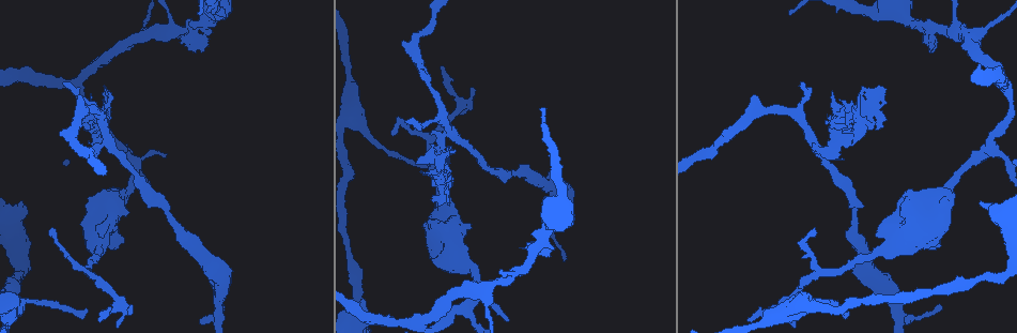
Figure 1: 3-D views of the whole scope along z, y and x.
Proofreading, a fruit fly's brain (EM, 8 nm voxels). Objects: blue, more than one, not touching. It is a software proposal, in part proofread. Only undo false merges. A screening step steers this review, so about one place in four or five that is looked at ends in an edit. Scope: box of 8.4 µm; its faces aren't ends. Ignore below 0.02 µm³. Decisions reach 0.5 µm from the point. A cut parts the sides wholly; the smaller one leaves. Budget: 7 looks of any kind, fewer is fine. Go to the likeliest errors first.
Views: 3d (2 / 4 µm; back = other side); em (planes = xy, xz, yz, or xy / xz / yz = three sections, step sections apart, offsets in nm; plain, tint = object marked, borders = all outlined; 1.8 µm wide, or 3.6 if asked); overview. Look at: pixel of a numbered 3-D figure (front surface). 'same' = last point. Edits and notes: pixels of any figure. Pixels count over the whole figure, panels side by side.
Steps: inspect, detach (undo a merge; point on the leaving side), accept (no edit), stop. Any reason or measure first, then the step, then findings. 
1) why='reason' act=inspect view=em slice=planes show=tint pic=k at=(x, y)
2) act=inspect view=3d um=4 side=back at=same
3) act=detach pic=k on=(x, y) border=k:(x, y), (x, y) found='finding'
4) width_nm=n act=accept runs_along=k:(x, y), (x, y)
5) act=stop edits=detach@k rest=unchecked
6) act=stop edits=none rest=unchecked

why='branch point' act=inspect view=em slice=xz step=4 show=tint pic=1 at=(972, 160)

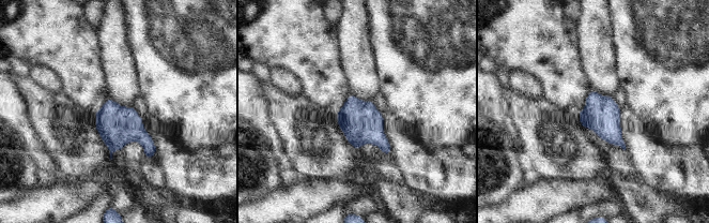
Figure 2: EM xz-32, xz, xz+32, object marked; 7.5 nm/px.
act=inspect view=em slice=planes show=borders at=same

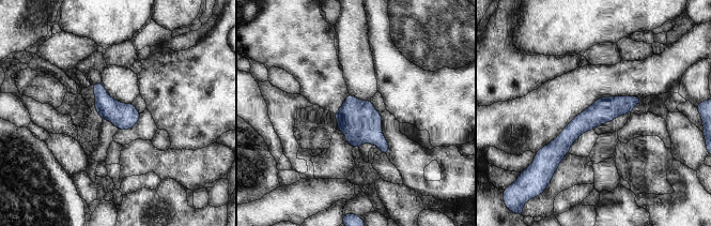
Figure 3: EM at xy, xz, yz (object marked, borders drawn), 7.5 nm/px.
act=accept runs_along=3:(637, 100), (600, 111), (546, 152) found='continuous, no second cell'

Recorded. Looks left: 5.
why='calibre changes' act=inspect view=em slice=planes show=tint pic=1 at=(365, 131)

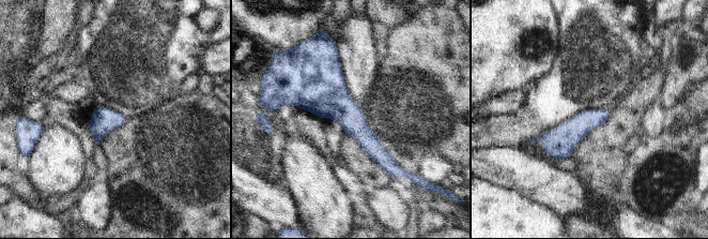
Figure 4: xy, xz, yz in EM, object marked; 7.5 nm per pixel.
act=accept runs_along=4:(335, 57), (334, 100), (389, 169) found='all the same cell'

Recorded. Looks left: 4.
why='abrupt turn' act=inspect view=em slice=planes show=tint pic=1 at=(534, 251)

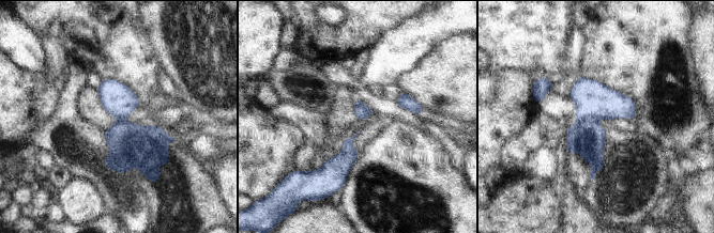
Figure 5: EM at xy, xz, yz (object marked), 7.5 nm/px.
act=detach pic=5 on=(587, 136) found='a second cell is stuck on'

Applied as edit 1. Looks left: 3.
act=stop edits=detach@5 rest=unchecked

